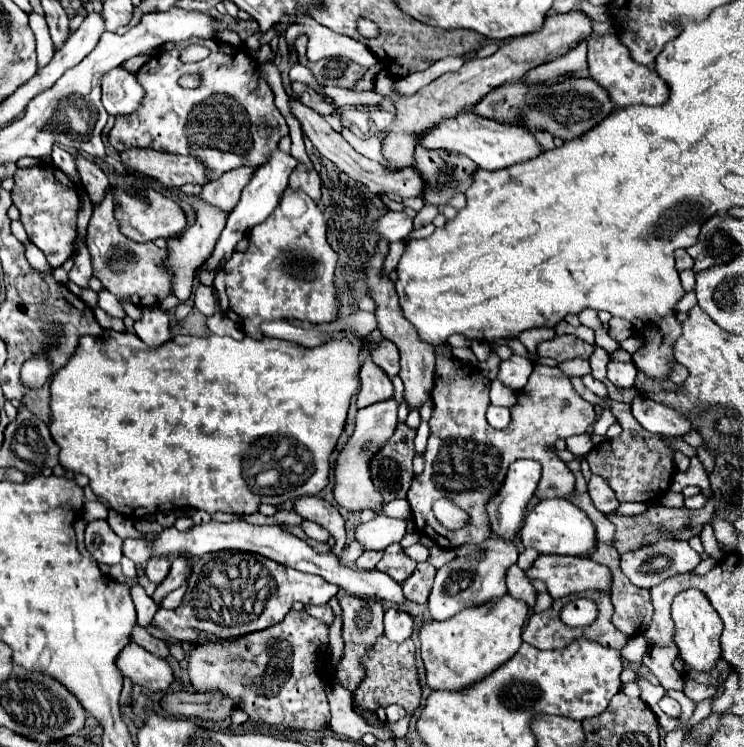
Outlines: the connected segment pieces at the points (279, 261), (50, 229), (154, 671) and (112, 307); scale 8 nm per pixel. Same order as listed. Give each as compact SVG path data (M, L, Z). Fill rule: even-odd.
M286 190L280 206L276 206L274 214L268 216L262 224L250 230L250 248L242 254L236 252L228 266L220 270L214 278L214 288L218 294L218 304L222 312L242 328L242 332L254 340L264 340L266 336L260 330L260 324L274 320L300 320L310 322L314 326L332 320L332 268L334 260L338 260L336 252L330 248L326 240L326 220L306 194Z
M34 166L16 170L14 174L14 190L12 190L12 202L20 210L20 222L26 228L26 234L30 242L34 242L46 256L48 264L52 268L62 266L68 258L72 258L76 250L76 238L78 238L78 212L80 212L80 196L76 184L54 166Z
M130 642L118 654L116 666L124 678L130 678L134 684L140 684L152 692L166 690L172 682L172 670L166 660L152 656L148 650ZM168 674L168 682L166 682Z
M100 290L100 292L98 292L98 306L100 306L106 314L110 314L110 316L114 316L114 318L124 318L124 316L126 316L124 310L120 308L120 302L118 302L112 294L108 294L106 290Z

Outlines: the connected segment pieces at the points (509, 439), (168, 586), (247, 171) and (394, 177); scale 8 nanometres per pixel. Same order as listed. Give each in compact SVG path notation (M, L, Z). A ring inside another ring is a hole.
M436 348L436 380L432 388L434 410L430 418L430 438L424 454L426 466L422 474L412 478L412 486L406 498L412 506L412 516L418 532L432 538L440 548L482 544L490 536L492 528L486 504L502 488L508 464L518 458L540 462L542 482L536 488L536 496L540 500L564 498L576 490L576 478L554 452L554 444L558 438L584 434L596 422L594 406L576 394L570 380L558 368L536 364L528 384L518 392L510 426L506 430L494 430L486 422L486 410L490 406L490 384L490 380L482 376L474 366L454 358L450 350ZM442 496L460 506L464 512L472 514L464 528L448 530L436 520L432 504Z
M176 556L176 558L172 560L172 568L170 568L168 578L158 586L158 590L156 590L154 596L152 596L154 602L160 604L160 600L162 600L166 594L170 594L172 590L180 588L180 586L190 578L190 574L192 574L192 560L188 560L188 558L184 558L184 556Z
M250 166L230 170L228 174L222 174L216 182L204 184L200 196L204 198L204 202L210 202L226 212L232 212L232 208L240 200L240 192L252 180L254 172L256 168L250 168Z
M290 98L288 100L290 104L290 110L292 110L292 116L300 122L302 126L302 132L312 140L312 144L316 146L316 150L328 158L330 162L334 162L344 174L348 174L352 180L364 184L372 194L380 194L380 192L394 192L402 198L406 196L420 196L420 190L424 190L424 184L420 182L420 176L416 174L416 170L412 170L410 166L404 168L404 170L384 170L384 166L380 162L374 162L370 158L364 158L362 154L358 154L344 138L340 132L336 132L324 116L320 116L318 112L314 112L312 108L304 106L298 98Z

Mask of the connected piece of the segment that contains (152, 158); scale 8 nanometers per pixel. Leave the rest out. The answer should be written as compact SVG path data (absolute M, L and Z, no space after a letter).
M128 148L120 152L120 158L128 168L160 180L168 188L180 188L188 182L206 182L204 166L200 166L196 158L158 152L154 148Z

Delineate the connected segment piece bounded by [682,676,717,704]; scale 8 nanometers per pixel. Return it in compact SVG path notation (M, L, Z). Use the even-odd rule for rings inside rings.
M683 676L682 680L684 694L691 698L695 704L705 698L713 697L717 692L716 686L695 683L695 681L690 680L687 676Z

